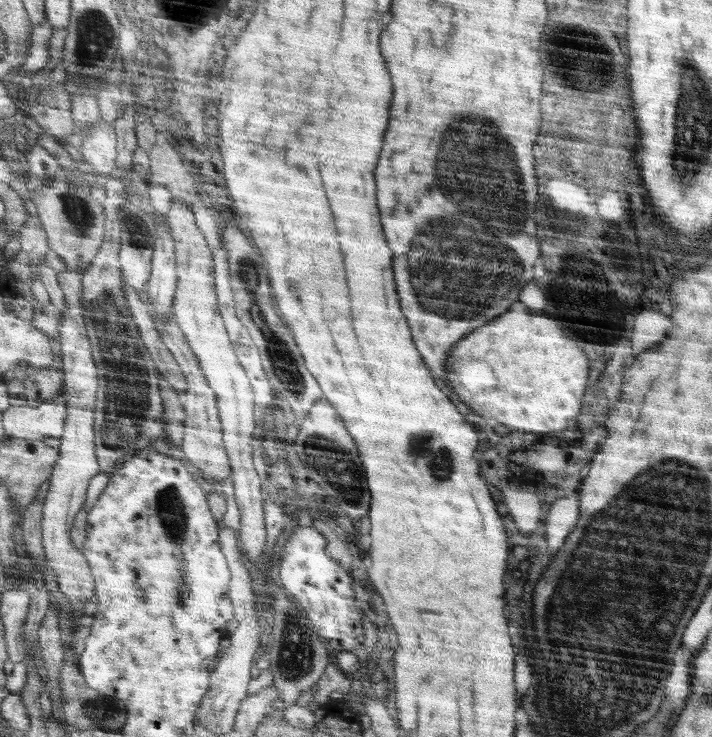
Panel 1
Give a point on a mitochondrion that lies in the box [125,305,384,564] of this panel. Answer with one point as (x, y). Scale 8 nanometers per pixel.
(332, 461)

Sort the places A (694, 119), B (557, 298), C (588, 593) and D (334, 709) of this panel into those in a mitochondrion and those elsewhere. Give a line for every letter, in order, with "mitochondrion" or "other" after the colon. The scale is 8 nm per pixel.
A: mitochondrion
B: other
C: mitochondrion
D: other

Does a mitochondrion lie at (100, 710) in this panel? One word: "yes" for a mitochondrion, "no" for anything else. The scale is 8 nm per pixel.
yes

